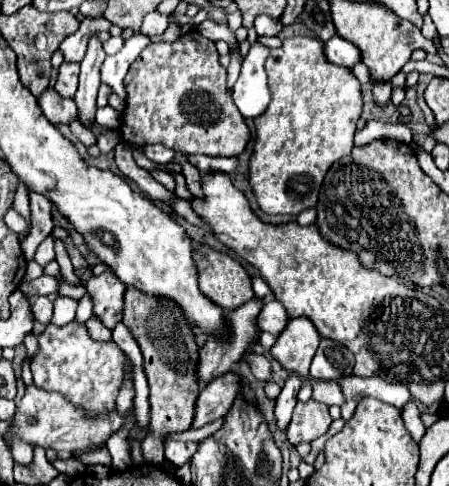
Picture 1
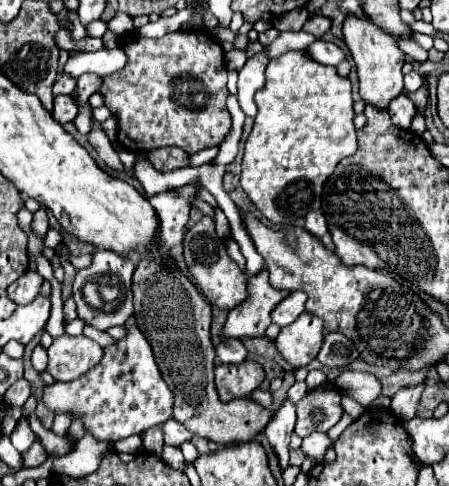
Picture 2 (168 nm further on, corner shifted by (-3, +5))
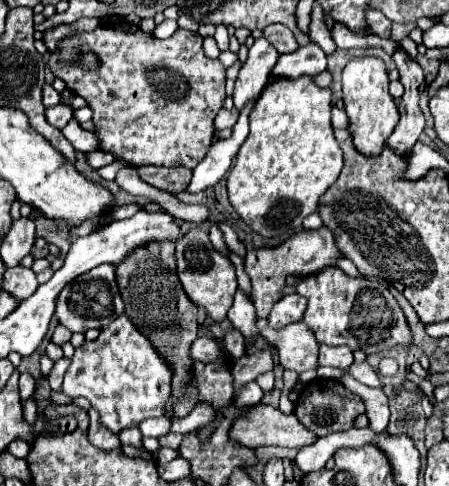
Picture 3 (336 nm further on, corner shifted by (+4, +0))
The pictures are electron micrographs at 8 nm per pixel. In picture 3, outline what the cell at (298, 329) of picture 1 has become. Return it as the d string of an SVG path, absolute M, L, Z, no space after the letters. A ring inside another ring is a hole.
M296 322L282 330L264 328L262 336L278 350L278 358L284 368L304 372L318 366L318 342L304 322Z

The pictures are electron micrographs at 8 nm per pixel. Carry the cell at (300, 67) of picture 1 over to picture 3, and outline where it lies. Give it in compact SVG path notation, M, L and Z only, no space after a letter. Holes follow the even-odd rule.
M312 76L304 78L274 78L266 84L250 114L250 134L240 146L236 164L228 174L228 198L240 218L258 234L272 238L288 230L302 228L302 220L316 212L318 198L336 182L344 156L334 138L332 126L332 90L316 86Z

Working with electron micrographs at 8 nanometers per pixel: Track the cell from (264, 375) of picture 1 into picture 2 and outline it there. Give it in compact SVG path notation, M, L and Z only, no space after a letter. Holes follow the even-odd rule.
M223 337L217 345L215 345L215 353L217 359L221 363L241 363L247 359L247 349L239 339L233 337Z

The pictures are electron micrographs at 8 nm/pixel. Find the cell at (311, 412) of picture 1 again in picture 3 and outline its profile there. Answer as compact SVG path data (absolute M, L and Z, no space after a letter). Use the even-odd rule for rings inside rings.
M320 378L306 384L294 404L294 414L298 416L298 420L306 426L306 430L312 430L312 434L316 436L328 436L332 432L352 428L354 418L362 412L364 412L364 402L360 400L360 396L348 392L340 382L320 380Z

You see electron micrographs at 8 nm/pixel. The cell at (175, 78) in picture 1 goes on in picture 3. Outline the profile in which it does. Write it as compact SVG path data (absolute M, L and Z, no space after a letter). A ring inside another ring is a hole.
M116 22L110 26L98 26L94 32L78 32L74 38L60 44L58 54L50 56L52 72L62 78L68 90L82 96L92 108L92 120L96 124L96 136L100 140L100 150L112 152L118 160L126 160L132 166L154 164L154 166L174 166L182 164L186 168L196 168L208 146L212 146L214 136L214 116L224 108L224 66L220 60L212 60L202 52L202 36L176 30L168 40L158 40L152 34L142 32L134 24ZM78 52L96 52L100 58L100 68L96 72L86 72L72 62Z

